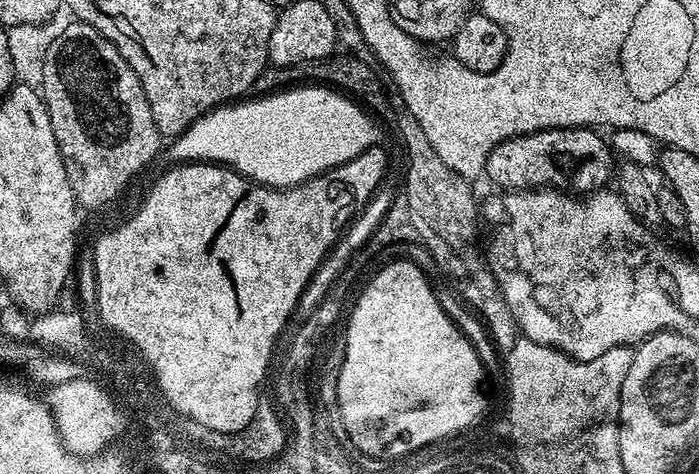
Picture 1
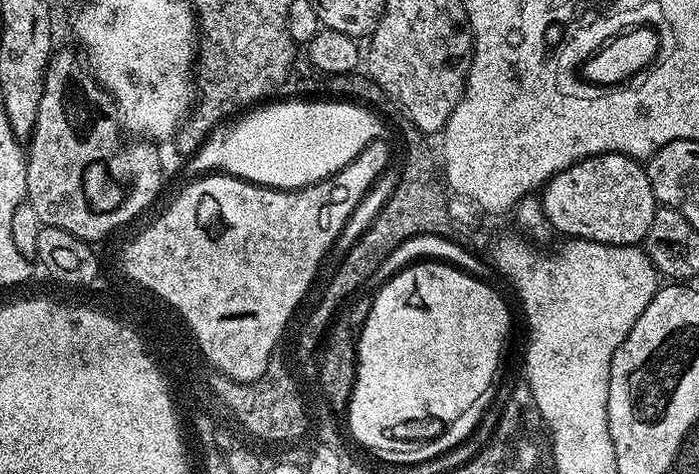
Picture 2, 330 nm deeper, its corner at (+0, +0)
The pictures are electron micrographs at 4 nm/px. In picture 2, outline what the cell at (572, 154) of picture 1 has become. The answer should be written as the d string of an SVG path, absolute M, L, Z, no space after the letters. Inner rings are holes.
M603 152L601 156L587 156L585 160L579 160L576 164L571 164L566 170L562 170L557 176L552 176L542 188L542 193L539 197L539 202L544 208L544 213L549 224L557 233L561 232L561 237L564 238L579 238L582 240L593 240L599 244L626 244L629 246L639 245L646 238L646 234L650 230L650 222L654 222L654 214L658 207L656 203L656 195L650 186L650 178L646 171L645 165L639 159L623 156L617 152Z

